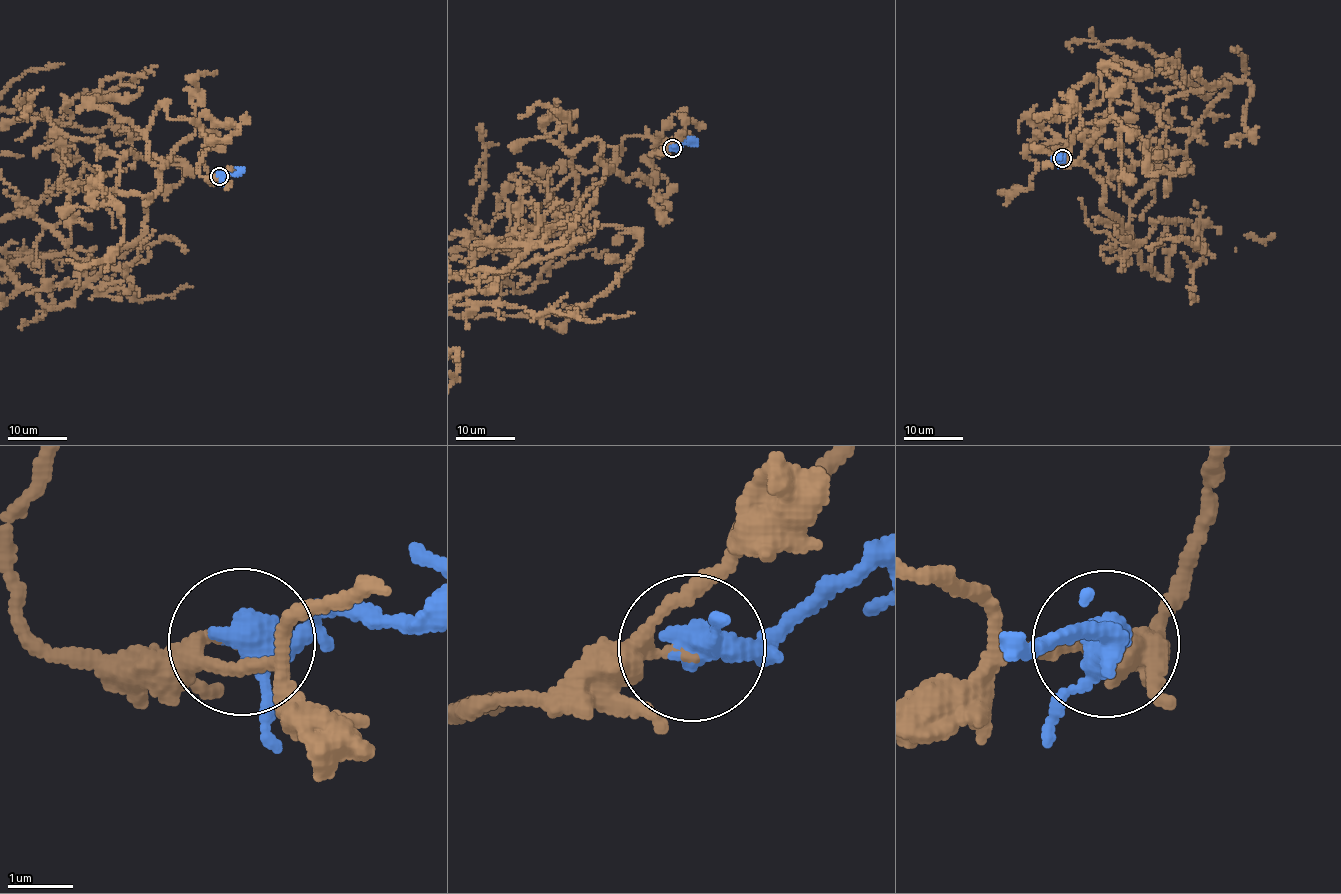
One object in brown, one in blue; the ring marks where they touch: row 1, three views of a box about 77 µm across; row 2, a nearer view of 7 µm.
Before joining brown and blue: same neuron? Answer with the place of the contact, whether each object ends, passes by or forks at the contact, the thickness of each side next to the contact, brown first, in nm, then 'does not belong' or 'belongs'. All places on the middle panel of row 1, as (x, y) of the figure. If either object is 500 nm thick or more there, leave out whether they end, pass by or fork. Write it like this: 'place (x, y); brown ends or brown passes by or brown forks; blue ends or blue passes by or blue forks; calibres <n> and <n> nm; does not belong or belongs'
place (672, 148); brown passes by; blue passes by; calibres 180 and 400 nm; belongs

